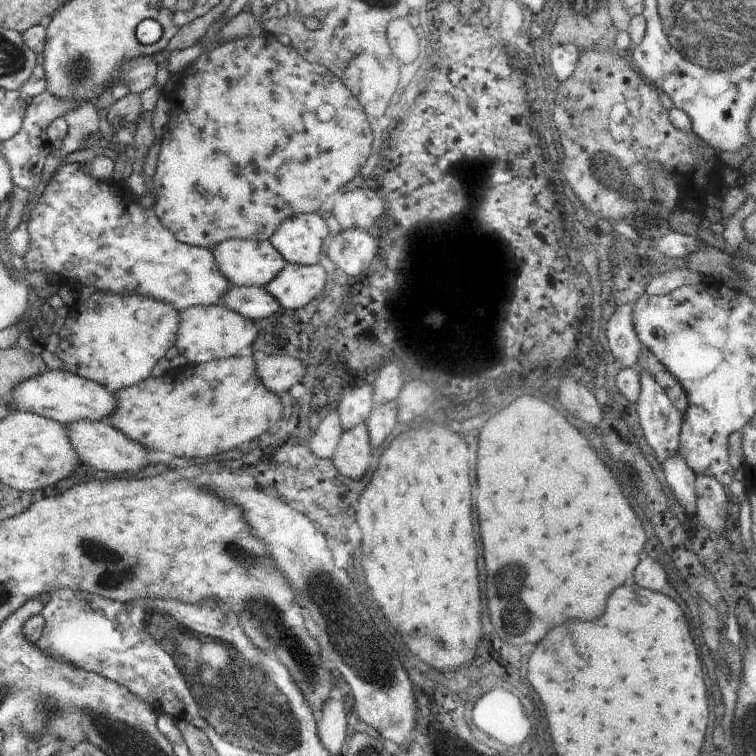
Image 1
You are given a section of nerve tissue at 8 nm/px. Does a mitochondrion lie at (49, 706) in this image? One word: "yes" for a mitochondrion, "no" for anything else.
yes

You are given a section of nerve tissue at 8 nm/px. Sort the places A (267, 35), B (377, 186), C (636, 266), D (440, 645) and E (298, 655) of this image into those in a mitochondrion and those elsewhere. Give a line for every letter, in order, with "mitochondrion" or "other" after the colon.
A: other
B: other
C: mitochondrion
D: mitochondrion
E: mitochondrion

